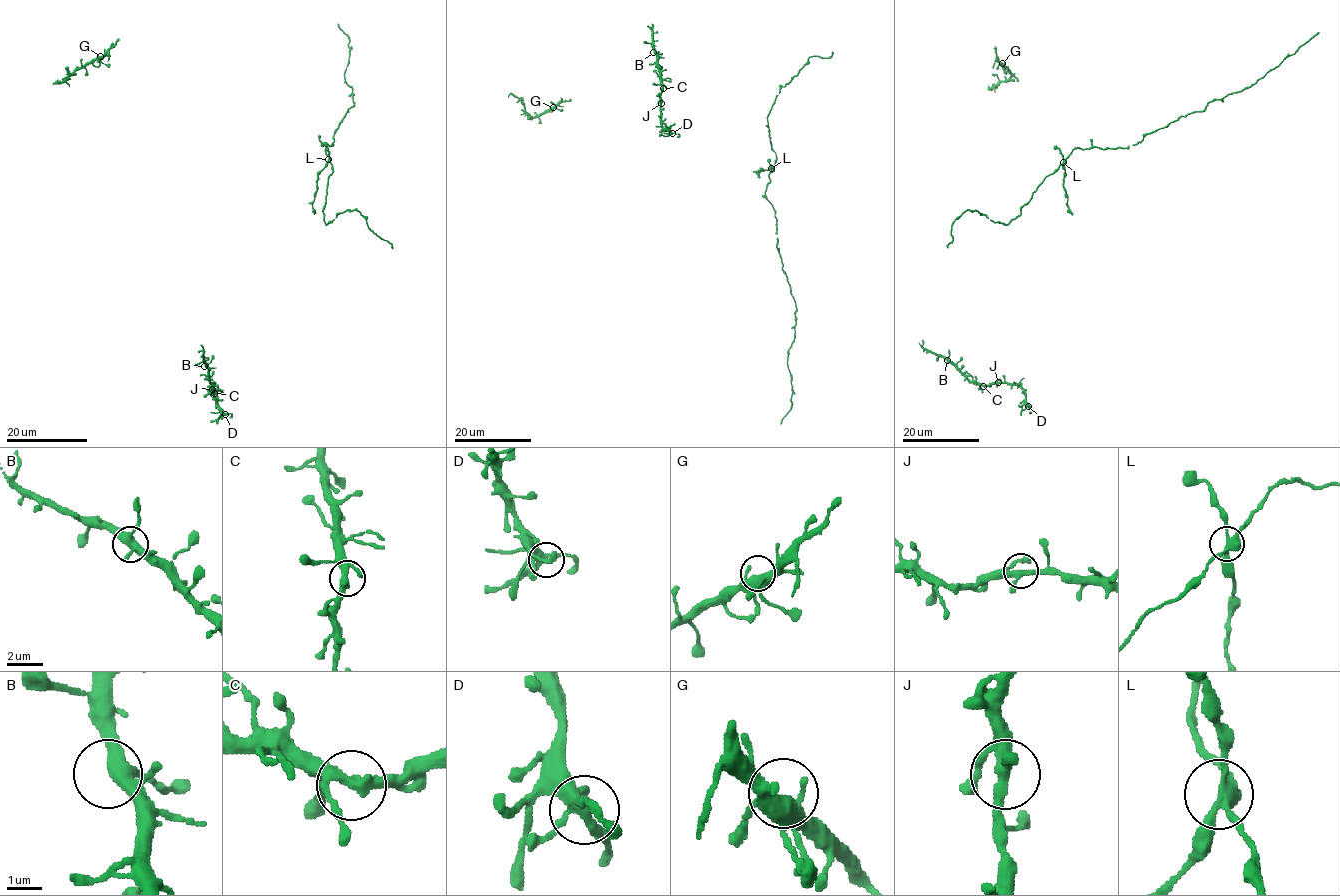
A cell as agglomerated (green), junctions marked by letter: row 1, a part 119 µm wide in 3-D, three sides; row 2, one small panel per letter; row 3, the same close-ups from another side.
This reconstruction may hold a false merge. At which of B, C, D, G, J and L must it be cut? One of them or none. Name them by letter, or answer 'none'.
L

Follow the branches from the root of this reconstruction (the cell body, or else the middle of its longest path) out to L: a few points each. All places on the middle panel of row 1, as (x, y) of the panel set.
L: (771, 145), (776, 153), (772, 168)

